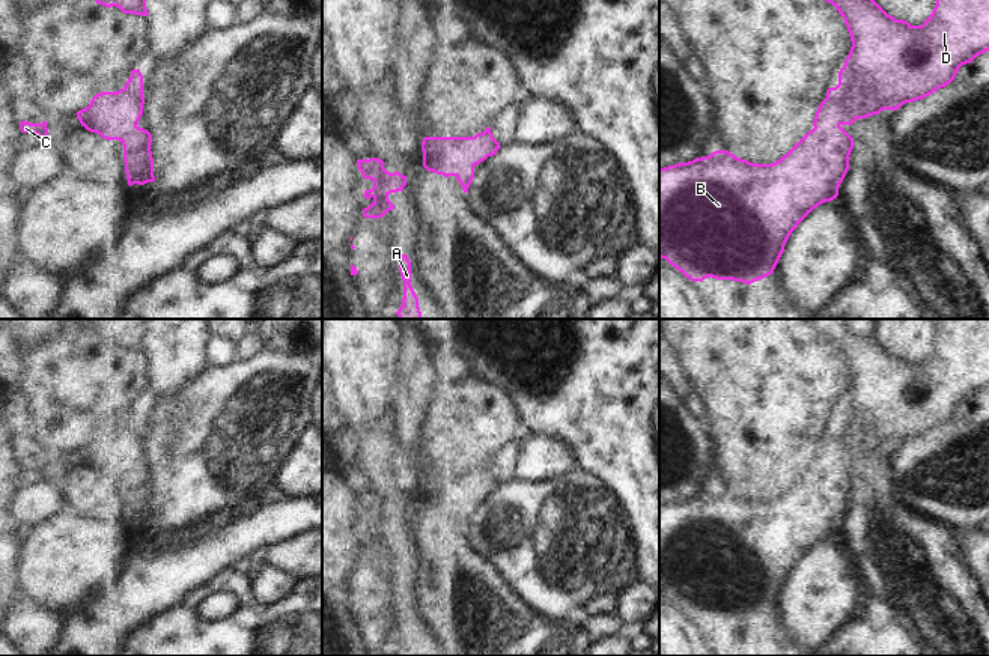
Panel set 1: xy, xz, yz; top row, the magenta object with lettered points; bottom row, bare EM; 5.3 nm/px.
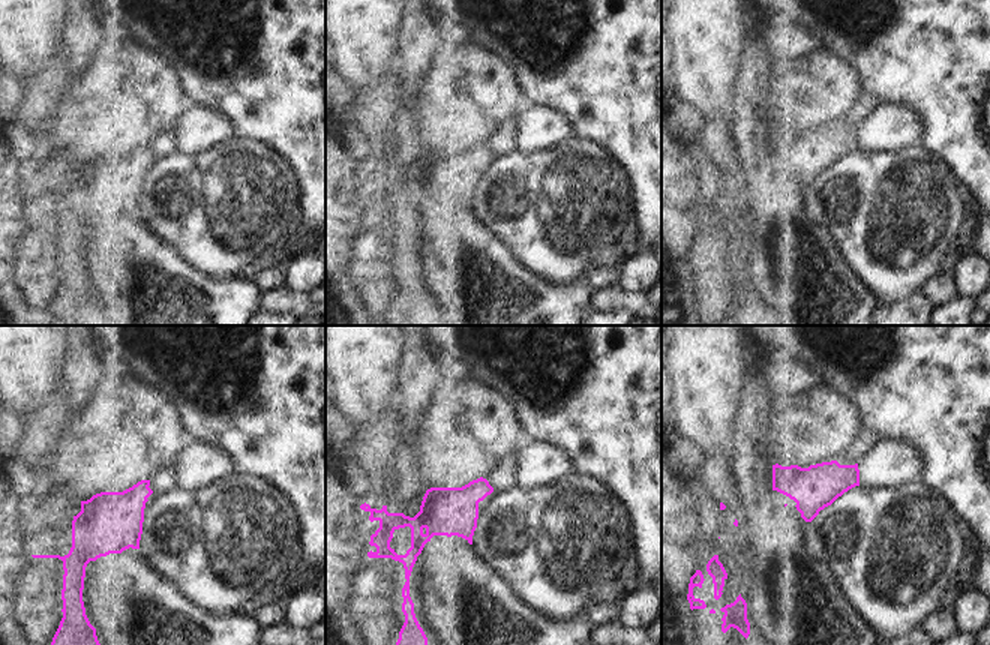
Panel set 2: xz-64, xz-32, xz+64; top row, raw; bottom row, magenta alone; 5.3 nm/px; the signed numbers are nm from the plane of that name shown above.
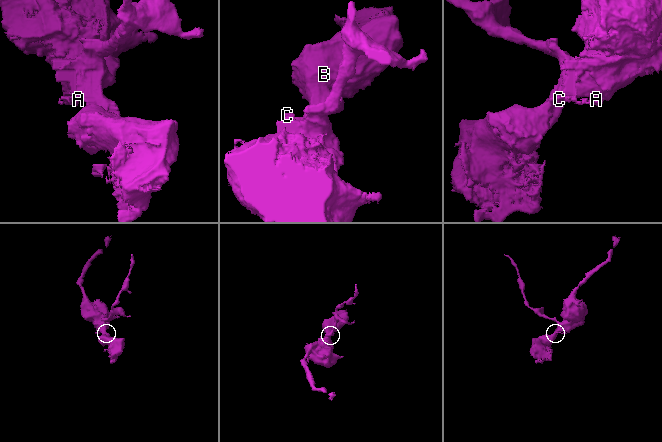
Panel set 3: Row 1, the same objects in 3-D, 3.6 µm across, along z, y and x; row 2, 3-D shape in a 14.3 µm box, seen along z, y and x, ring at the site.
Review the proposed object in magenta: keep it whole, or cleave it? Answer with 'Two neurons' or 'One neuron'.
One neuron.

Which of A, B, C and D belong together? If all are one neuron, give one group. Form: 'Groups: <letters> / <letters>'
Groups: A B C D.

